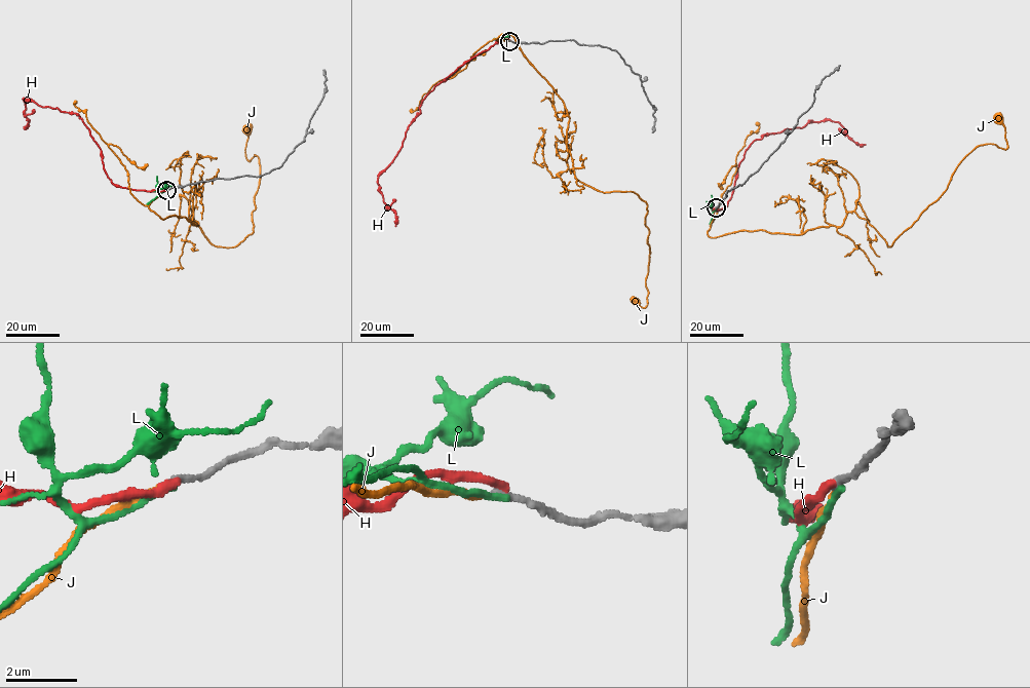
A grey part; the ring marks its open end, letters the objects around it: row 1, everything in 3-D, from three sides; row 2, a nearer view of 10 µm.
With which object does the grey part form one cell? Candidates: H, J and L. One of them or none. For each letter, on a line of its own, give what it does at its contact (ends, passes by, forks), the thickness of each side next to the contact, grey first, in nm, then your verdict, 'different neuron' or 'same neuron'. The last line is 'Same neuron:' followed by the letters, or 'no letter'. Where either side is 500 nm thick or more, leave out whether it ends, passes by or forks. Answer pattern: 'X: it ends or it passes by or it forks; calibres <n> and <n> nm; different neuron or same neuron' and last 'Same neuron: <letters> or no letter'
H: it ends; calibres 190 and 240 nm; different neuron
J: it ends; calibres 180 and 140 nm; same neuron
L: it ends; calibres 190 and 170 nm; different neuron
Same neuron: J

